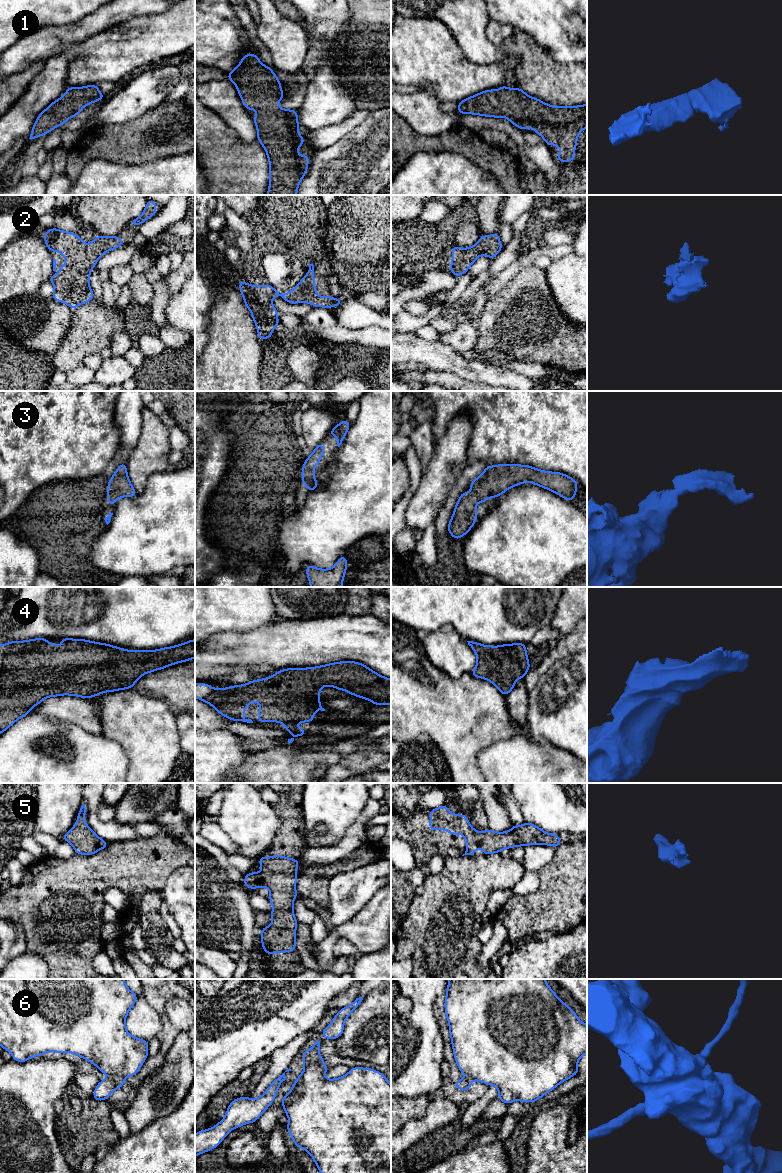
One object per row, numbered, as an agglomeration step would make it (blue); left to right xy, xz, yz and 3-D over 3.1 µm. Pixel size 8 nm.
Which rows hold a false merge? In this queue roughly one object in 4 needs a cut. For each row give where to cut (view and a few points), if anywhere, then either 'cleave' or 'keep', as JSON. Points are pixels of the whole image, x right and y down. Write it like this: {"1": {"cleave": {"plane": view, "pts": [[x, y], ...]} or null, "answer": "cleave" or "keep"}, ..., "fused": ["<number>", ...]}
{"1": {"cleave": null, "answer": "keep"}, "2": {"cleave": null, "answer": "keep"}, "3": {"cleave": null, "answer": "keep"}, "4": {"cleave": null, "answer": "keep"}, "5": {"cleave": null, "answer": "keep"}, "6": {"cleave": {"plane": "xz", "pts": [[319, 1055], [313, 1055], [305, 1060]]}, "answer": "cleave"}, "fused": ["6"]}

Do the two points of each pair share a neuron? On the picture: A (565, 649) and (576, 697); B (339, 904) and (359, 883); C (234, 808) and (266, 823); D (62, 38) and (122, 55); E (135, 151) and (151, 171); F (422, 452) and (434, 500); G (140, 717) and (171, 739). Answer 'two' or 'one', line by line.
A: two
B: one
C: one
D: two
E: two
F: two
G: one

